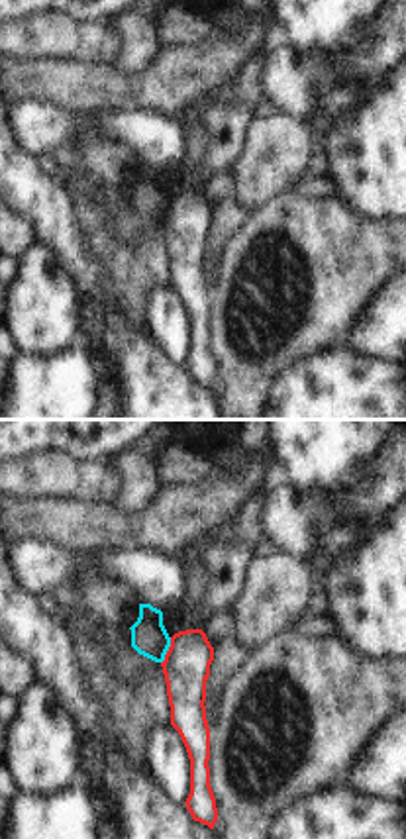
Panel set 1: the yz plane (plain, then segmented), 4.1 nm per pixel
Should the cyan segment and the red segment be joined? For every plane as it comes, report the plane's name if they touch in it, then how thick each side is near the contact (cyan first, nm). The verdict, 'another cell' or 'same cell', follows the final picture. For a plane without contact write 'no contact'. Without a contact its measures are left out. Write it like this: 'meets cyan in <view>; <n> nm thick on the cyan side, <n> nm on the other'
meets cyan in yz; 150 nm thick on the cyan side, 190 nm on the other

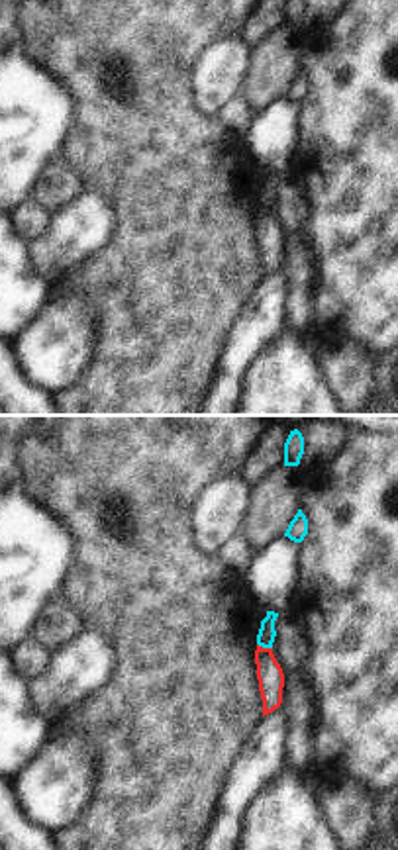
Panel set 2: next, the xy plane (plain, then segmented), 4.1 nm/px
meets cyan in xy; 70 nm thick on the cyan side, 110 nm on the other

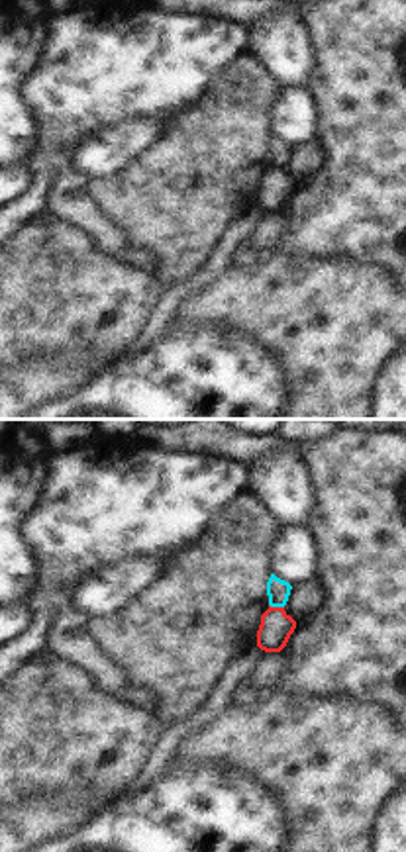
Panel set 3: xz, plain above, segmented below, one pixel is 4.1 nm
meets cyan in xz; 90 nm thick on the cyan side, 140 nm on the other

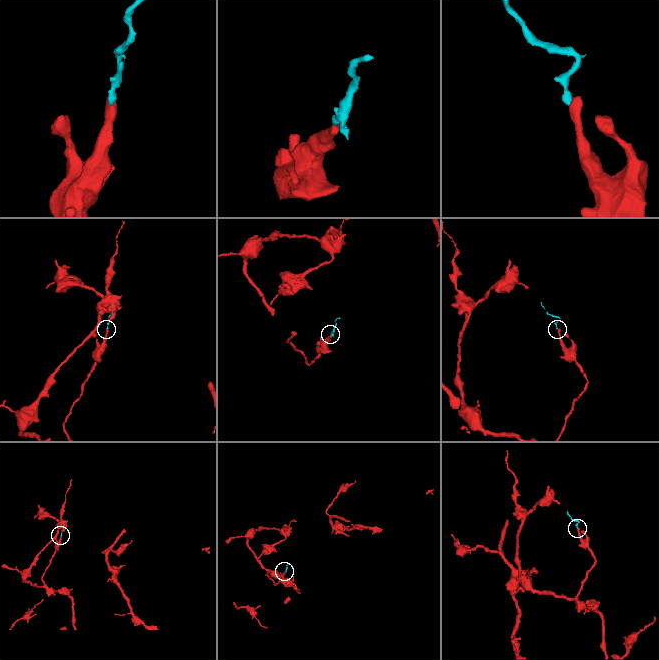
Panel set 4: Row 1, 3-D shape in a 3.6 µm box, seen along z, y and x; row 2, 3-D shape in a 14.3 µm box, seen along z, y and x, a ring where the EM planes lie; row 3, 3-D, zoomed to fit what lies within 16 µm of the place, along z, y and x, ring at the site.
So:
another cell

